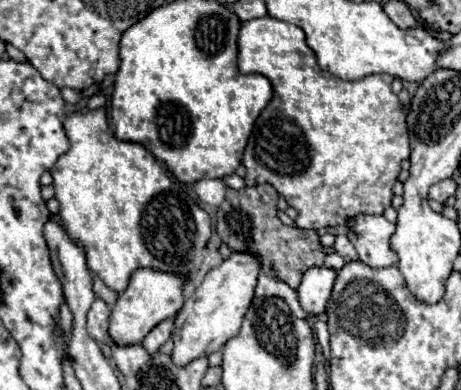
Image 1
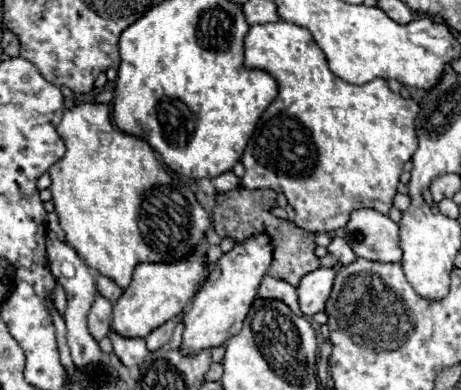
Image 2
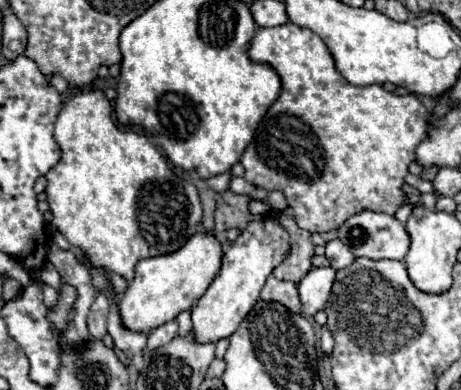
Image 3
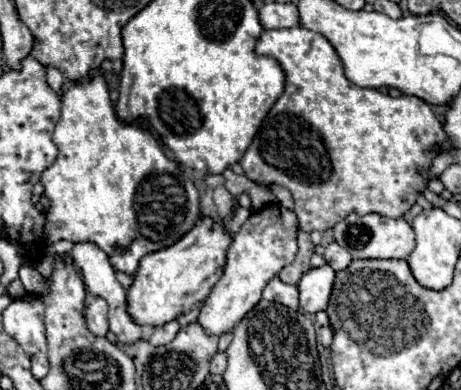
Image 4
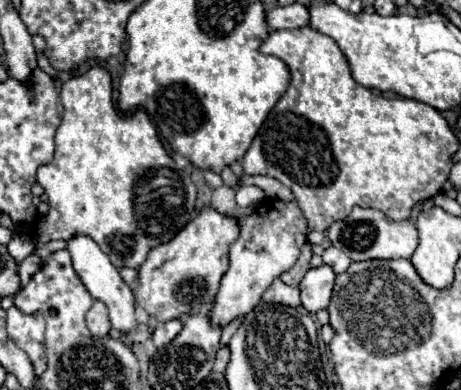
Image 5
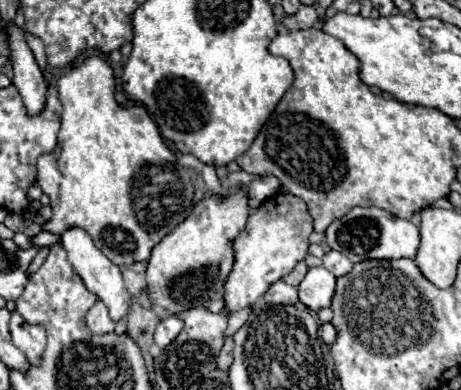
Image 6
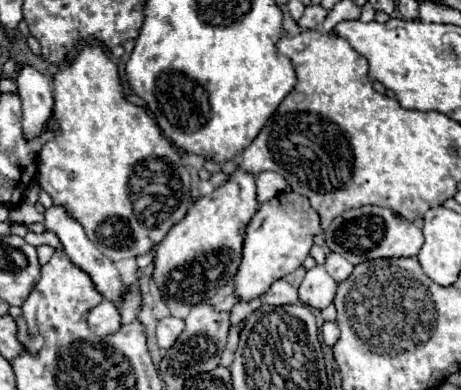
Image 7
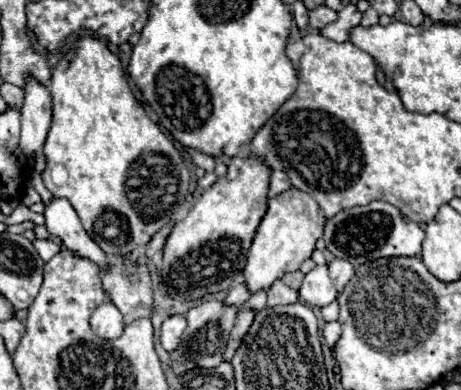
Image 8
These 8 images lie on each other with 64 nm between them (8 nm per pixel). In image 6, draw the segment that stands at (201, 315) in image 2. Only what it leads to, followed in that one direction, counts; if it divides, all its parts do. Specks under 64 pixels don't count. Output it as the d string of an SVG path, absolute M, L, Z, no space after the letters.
M276 194L276 196L268 198L260 208L250 212L244 232L232 244L232 248L234 248L234 268L224 282L224 312L232 314L236 310L252 306L260 296L264 296L264 292L276 280L280 280L282 276L292 272L296 262L304 260L304 256L308 254L308 244L310 244L308 236L312 234L312 230L314 230L312 228L312 216L308 216L308 208L304 208L304 202L296 196L292 196L292 194Z

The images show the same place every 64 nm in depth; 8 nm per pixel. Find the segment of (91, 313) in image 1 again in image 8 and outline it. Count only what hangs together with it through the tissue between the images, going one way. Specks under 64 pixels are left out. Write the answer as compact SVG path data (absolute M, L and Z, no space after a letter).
M104 300L90 316L90 328L96 336L104 338L104 340L112 340L116 336L120 336L120 332L124 330L124 320L120 310L112 304L112 300Z

